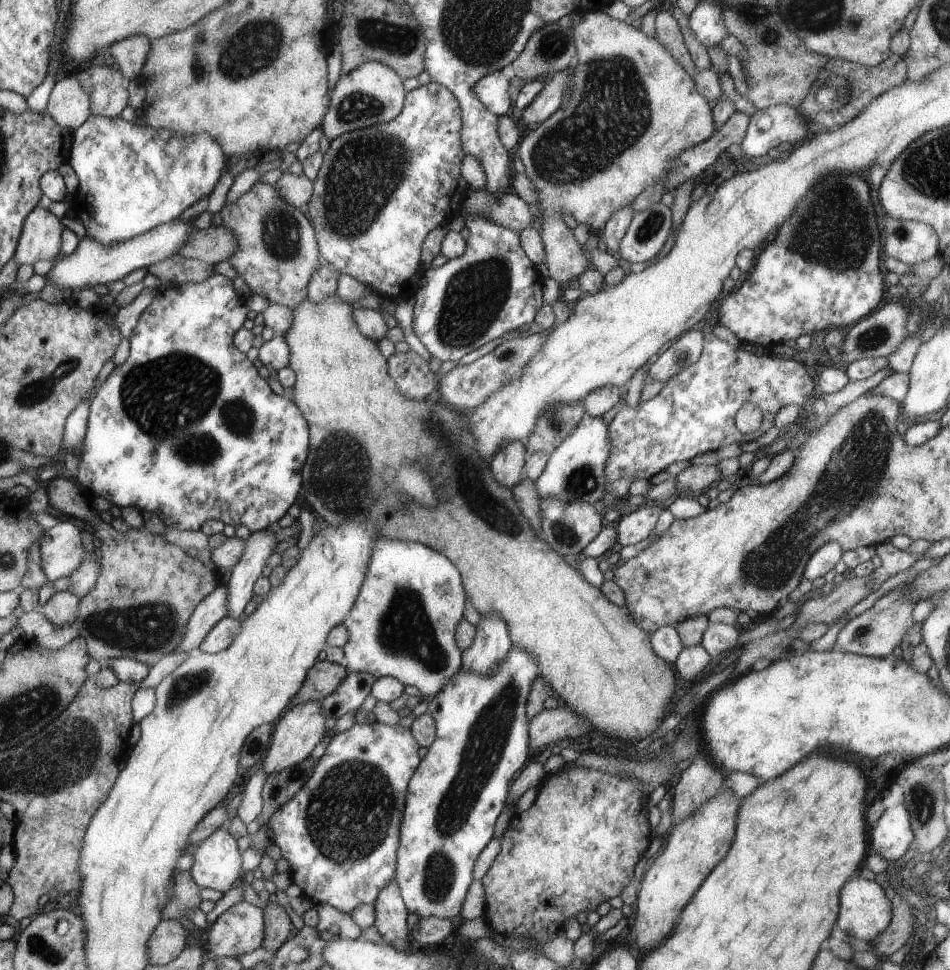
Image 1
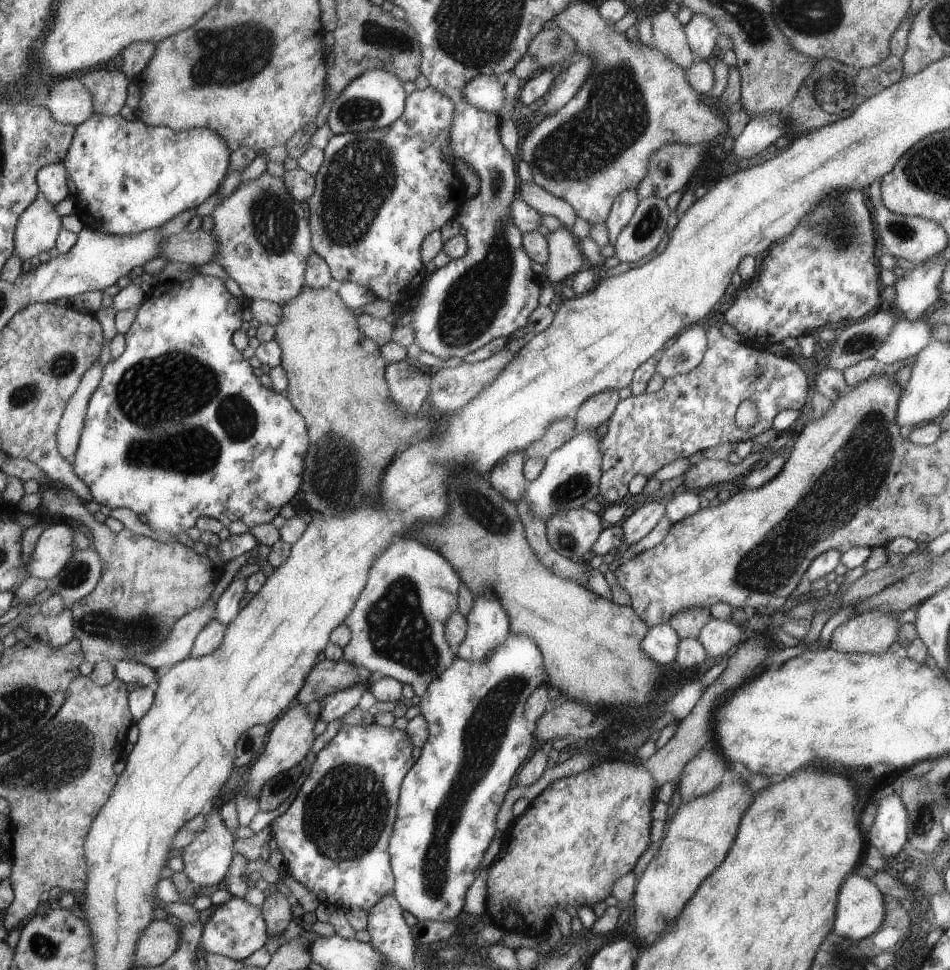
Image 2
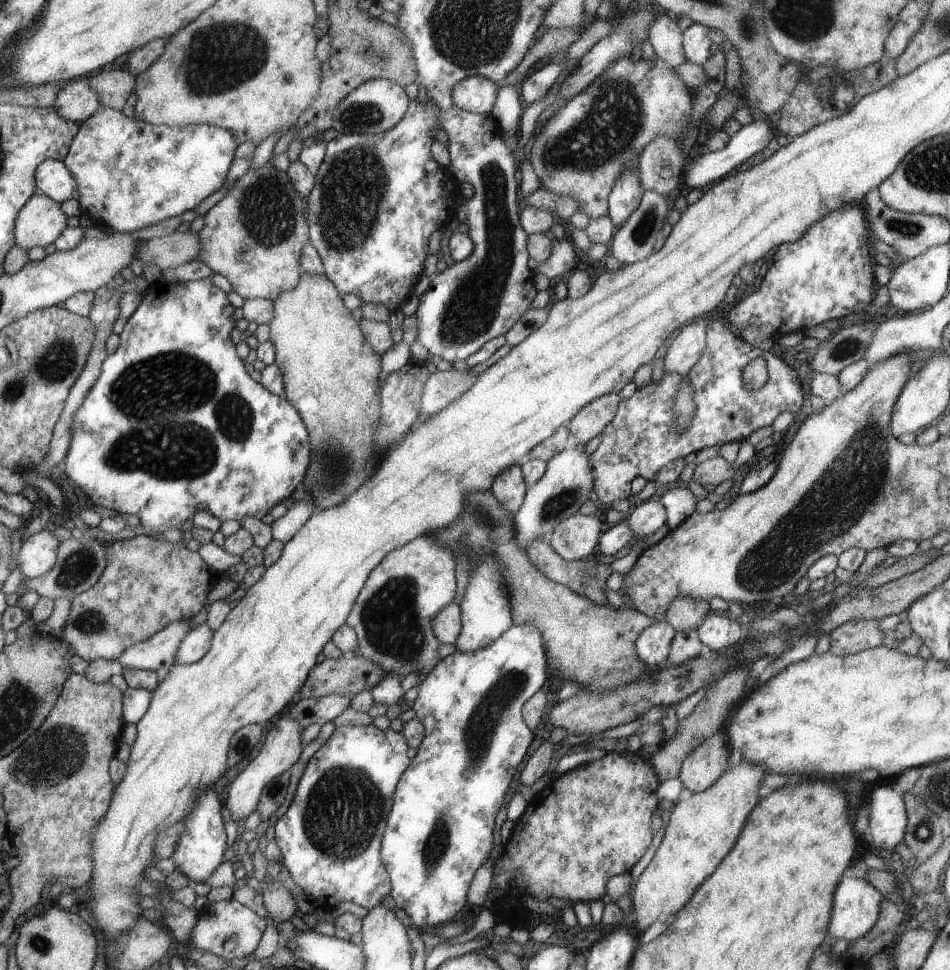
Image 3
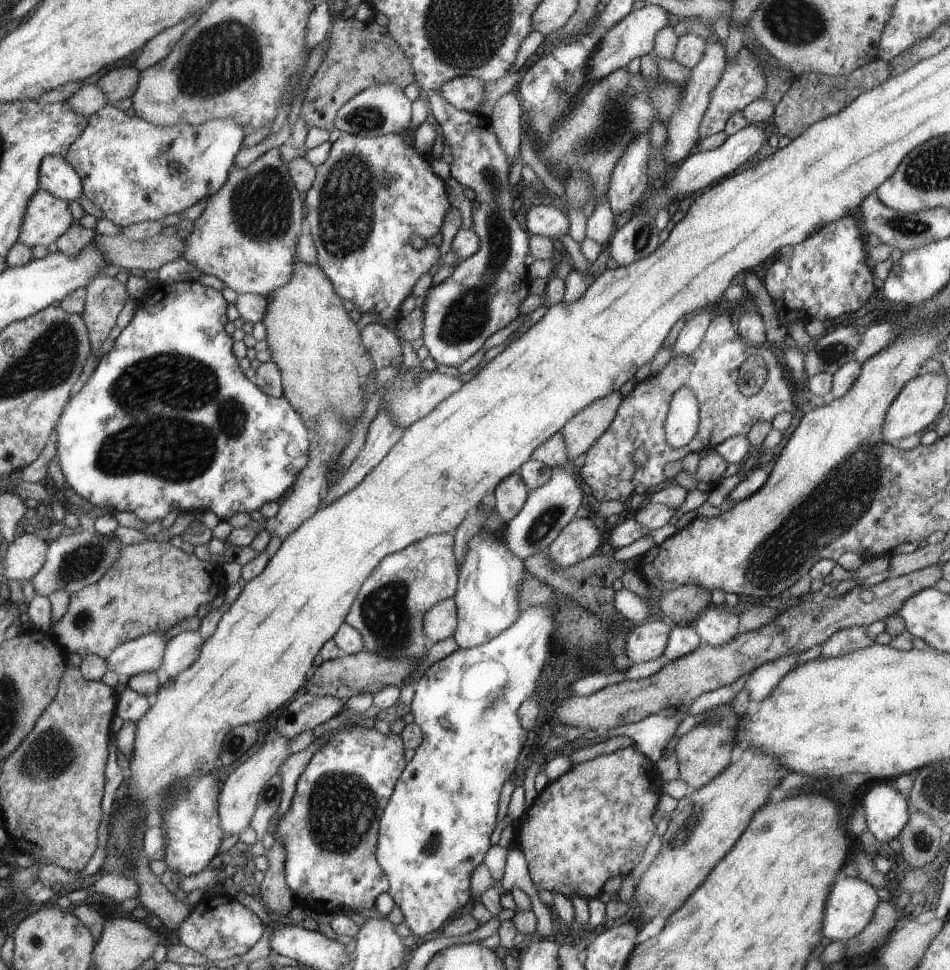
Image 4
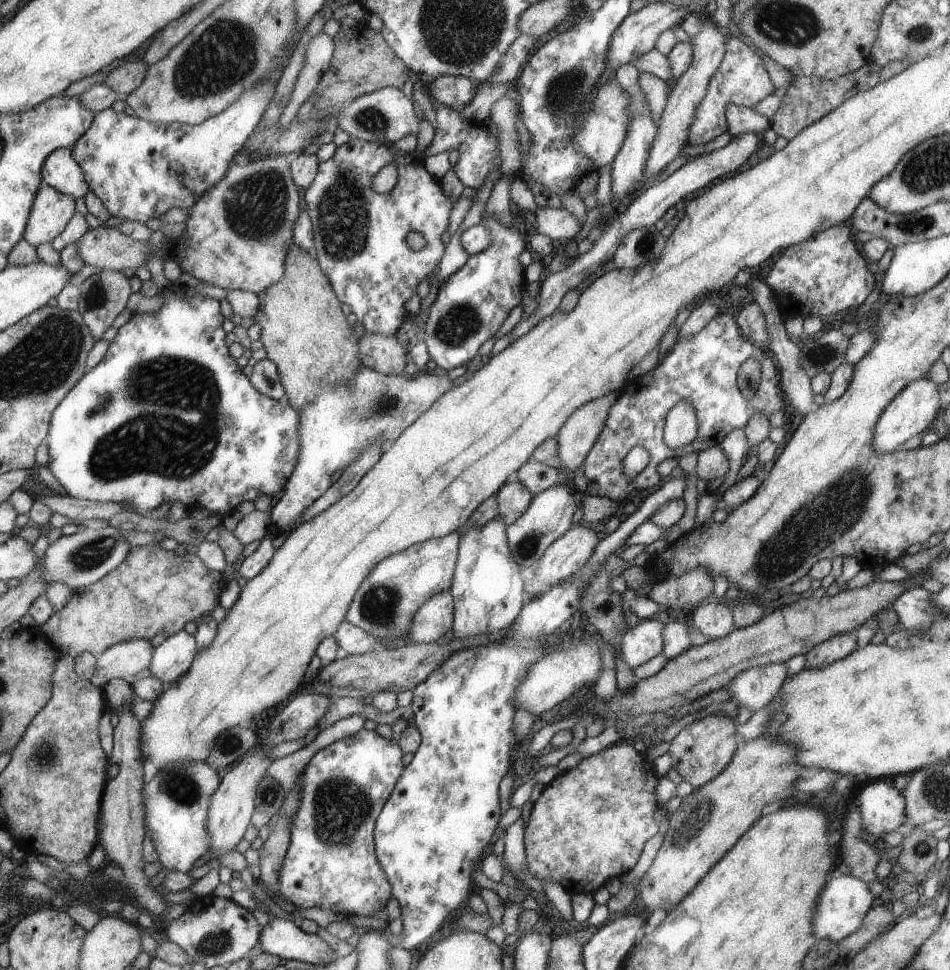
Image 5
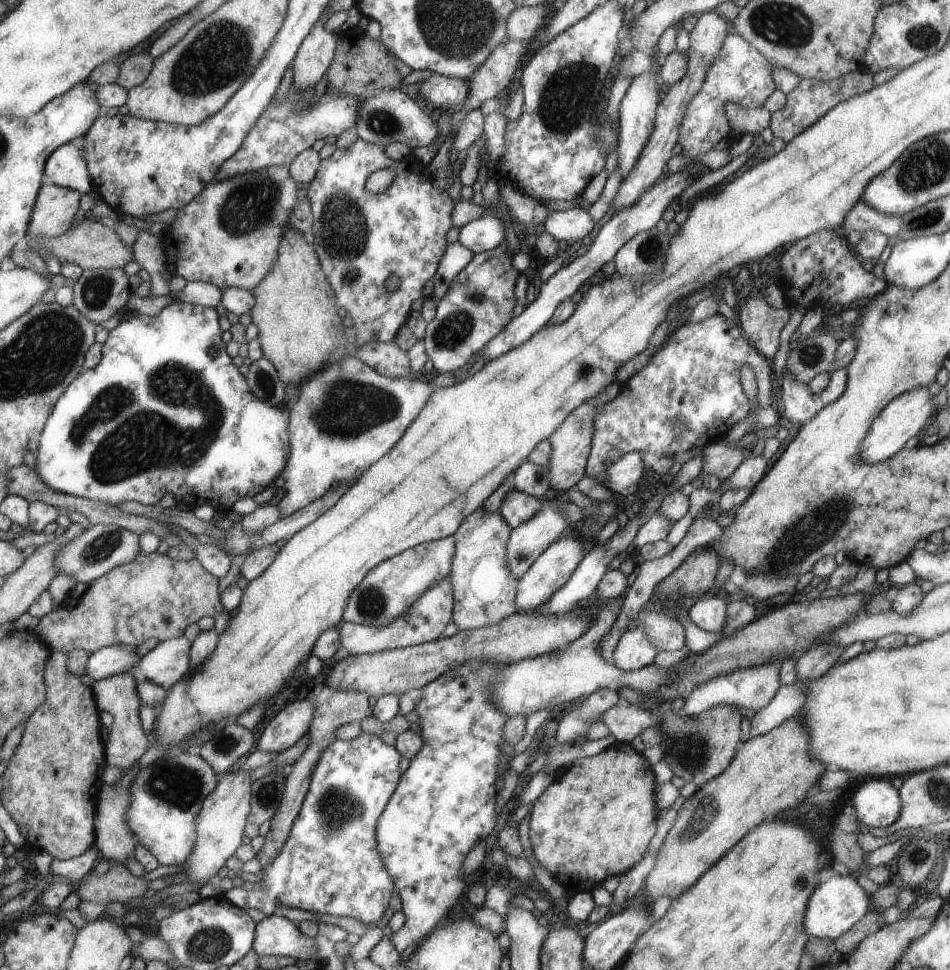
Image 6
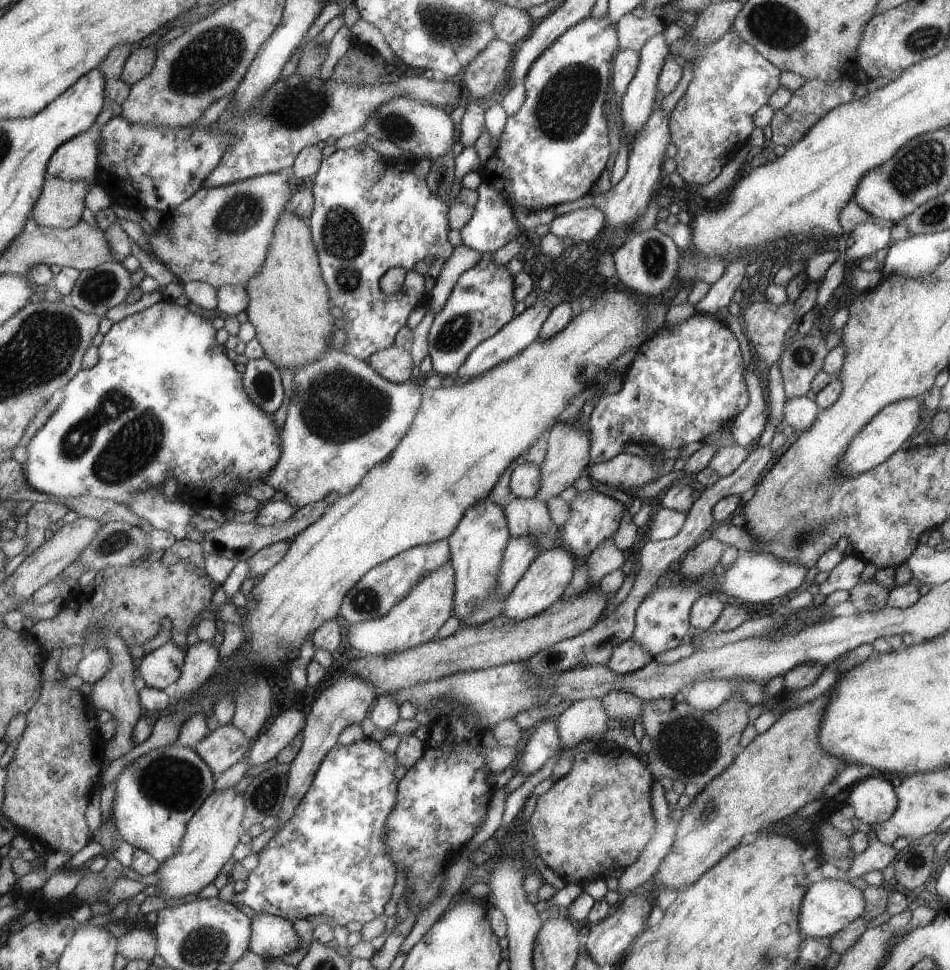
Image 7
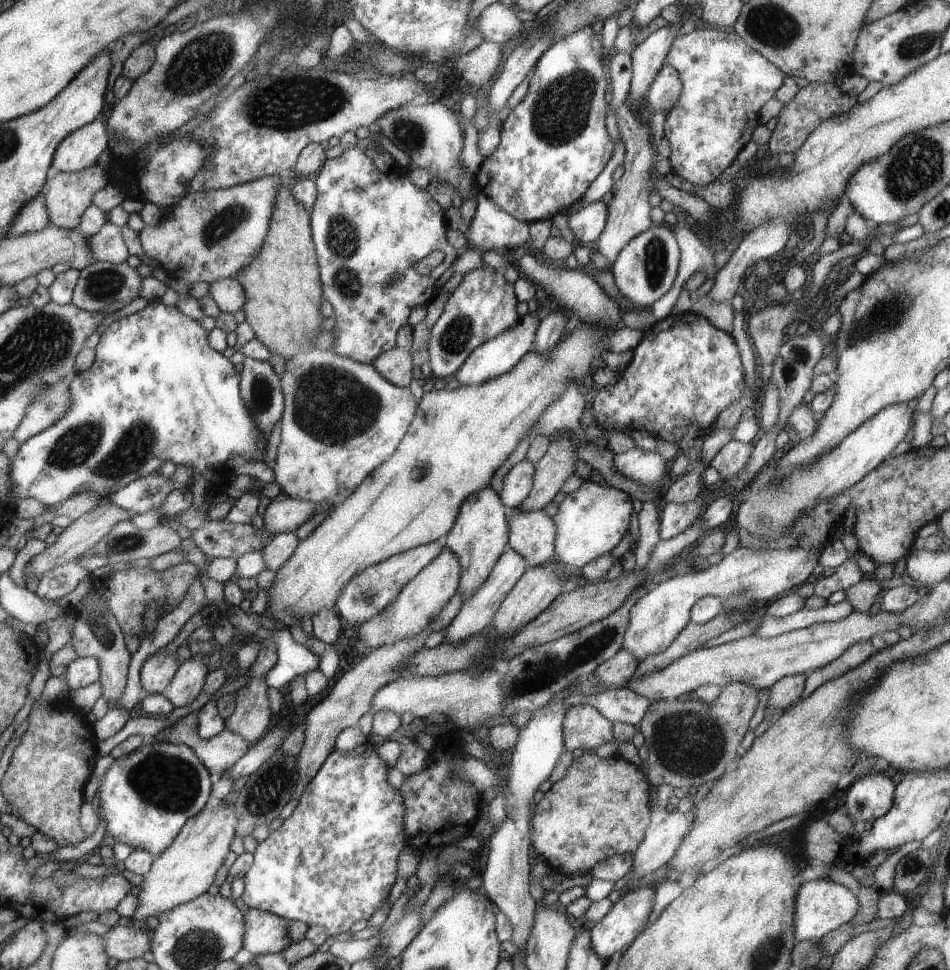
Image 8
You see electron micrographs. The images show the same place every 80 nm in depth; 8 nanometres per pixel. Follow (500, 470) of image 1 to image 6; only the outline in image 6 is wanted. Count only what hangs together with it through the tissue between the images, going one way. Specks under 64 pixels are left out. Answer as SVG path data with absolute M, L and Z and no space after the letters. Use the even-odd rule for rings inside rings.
M514 488L504 497L499 512L513 529L522 521L534 516L539 511L540 505L541 502L537 498Z

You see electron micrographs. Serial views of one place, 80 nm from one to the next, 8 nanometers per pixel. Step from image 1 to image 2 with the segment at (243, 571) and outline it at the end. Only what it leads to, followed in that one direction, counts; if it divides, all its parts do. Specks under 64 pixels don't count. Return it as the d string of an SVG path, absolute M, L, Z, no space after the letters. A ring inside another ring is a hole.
M237 574L220 594L214 619L225 625L232 622L248 603L244 598L244 596L247 596L246 591L248 591L247 580Z

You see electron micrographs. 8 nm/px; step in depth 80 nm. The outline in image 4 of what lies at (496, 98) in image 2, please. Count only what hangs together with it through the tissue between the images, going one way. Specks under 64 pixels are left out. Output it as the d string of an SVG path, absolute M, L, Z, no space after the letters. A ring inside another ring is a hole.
M473 76L456 77L442 85L442 96L456 108L476 113L485 99L485 84L485 81Z

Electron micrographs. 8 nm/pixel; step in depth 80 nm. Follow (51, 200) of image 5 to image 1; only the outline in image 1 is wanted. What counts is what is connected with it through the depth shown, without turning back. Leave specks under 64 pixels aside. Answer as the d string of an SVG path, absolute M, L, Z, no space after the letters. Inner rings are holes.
M39 204L26 216L25 224L22 224L14 262L20 266L32 266L38 260L56 261L56 256L60 254L63 231L60 218L50 213L47 205Z

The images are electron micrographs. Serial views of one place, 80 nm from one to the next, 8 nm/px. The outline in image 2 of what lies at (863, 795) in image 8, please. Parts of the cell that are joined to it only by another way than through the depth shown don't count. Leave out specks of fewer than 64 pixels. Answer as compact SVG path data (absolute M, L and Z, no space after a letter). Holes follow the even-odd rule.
M896 794L886 797L878 802L878 810L873 827L867 833L870 847L878 849L884 858L899 862L904 845L909 842L909 814L903 800Z

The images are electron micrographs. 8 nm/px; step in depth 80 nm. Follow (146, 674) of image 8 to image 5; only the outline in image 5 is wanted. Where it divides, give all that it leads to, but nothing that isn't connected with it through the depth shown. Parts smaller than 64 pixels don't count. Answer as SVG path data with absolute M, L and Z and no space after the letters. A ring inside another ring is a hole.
M182 629L155 648L149 669L167 687L190 668L196 655L195 636Z

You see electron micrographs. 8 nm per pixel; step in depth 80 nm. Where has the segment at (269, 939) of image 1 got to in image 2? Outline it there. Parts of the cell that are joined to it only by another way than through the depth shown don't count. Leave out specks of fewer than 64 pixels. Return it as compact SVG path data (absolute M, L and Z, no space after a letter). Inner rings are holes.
M267 892L267 898L261 905L262 912L265 915L266 924L270 938L277 938L283 941L282 932L292 922L292 902L282 893Z

